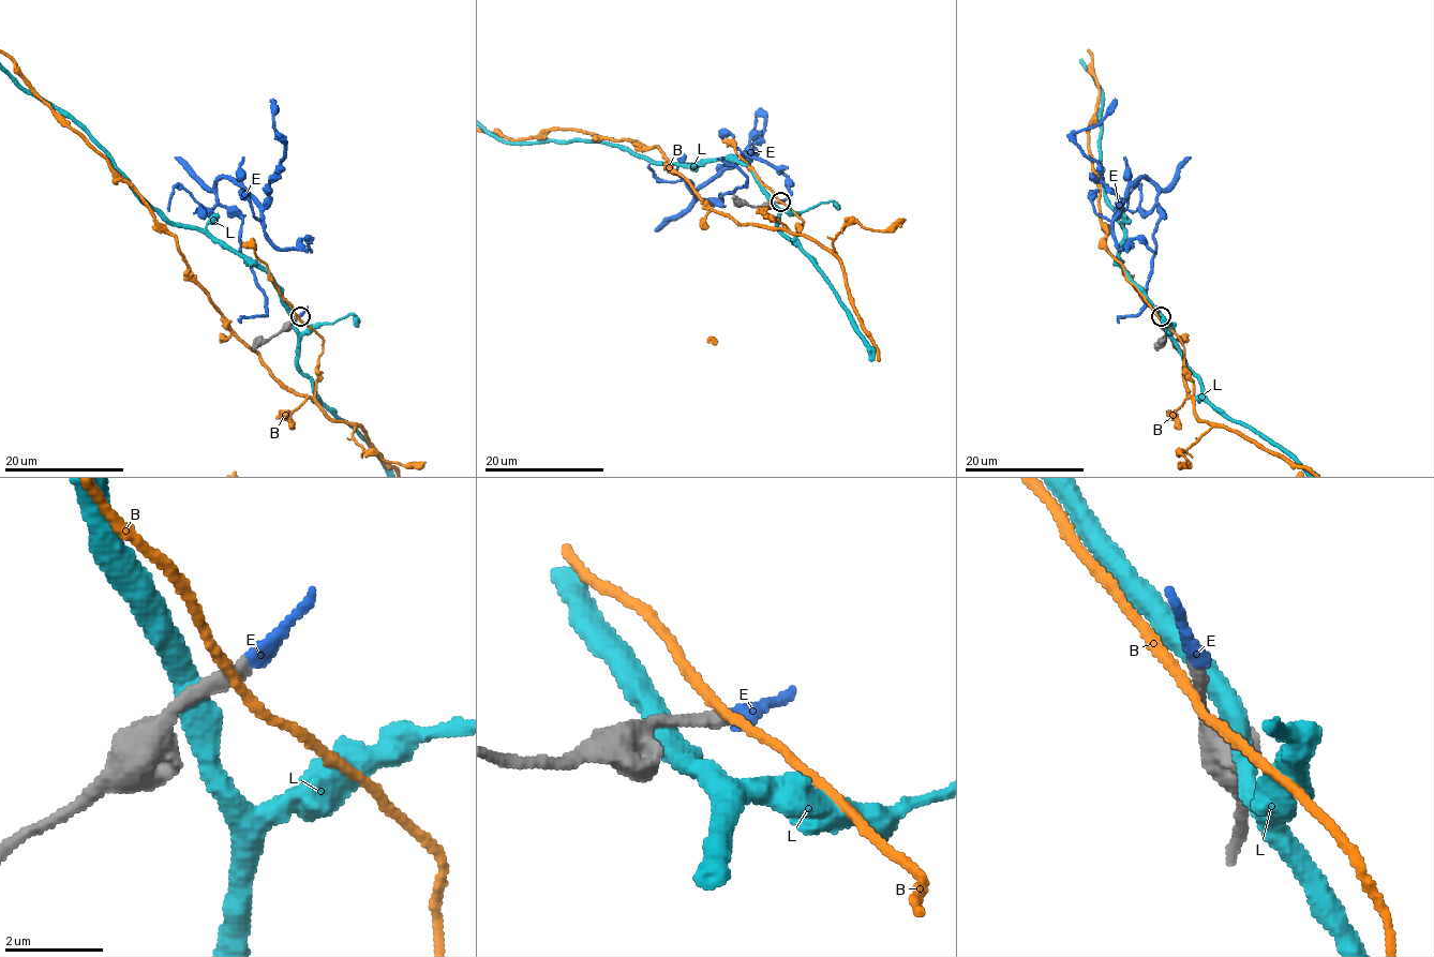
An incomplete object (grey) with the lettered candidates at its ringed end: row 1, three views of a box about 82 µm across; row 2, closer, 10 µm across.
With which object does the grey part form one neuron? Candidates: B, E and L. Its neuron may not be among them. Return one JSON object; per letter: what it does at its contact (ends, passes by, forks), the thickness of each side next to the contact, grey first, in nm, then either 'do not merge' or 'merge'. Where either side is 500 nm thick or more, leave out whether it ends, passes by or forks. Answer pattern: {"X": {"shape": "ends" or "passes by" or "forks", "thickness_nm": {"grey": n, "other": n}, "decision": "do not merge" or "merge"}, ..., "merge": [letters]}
{"B": {"shape": "passes by", "thickness_nm": {"grey": 320, "other": 200}, "decision": "do not merge"}, "E": {"shape": "ends", "thickness_nm": {"grey": 300, "other": 280}, "decision": "merge"}, "L": {"shape": "passes by", "thickness_nm": {"grey": 360, "other": 480}, "decision": "do not merge"}, "merge": ["E"]}

